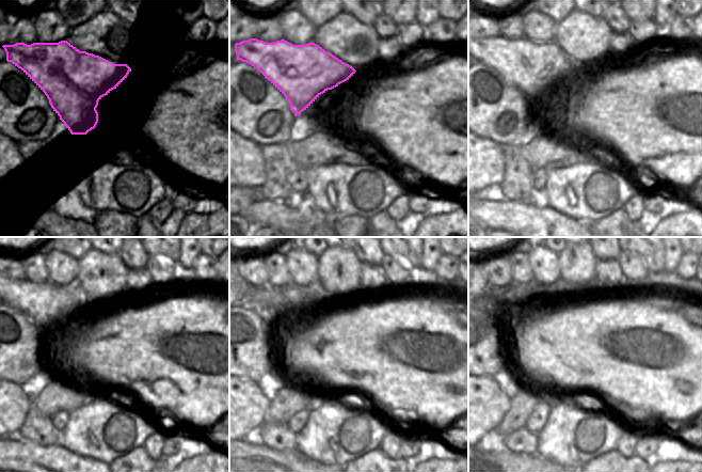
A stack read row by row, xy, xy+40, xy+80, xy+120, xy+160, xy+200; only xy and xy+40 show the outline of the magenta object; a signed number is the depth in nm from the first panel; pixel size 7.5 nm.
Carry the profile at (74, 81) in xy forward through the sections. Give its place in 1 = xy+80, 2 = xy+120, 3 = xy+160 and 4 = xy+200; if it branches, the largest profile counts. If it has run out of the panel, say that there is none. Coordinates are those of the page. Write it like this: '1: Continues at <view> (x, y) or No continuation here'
1: Continues at xy+80 (532, 67)
2: Continues at xy+120 (45, 303)
3: Continues at xy+160 (274, 300)
4: Continues at xy+200 (513, 293).

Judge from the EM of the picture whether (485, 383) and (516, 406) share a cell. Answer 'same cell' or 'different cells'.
different cells

